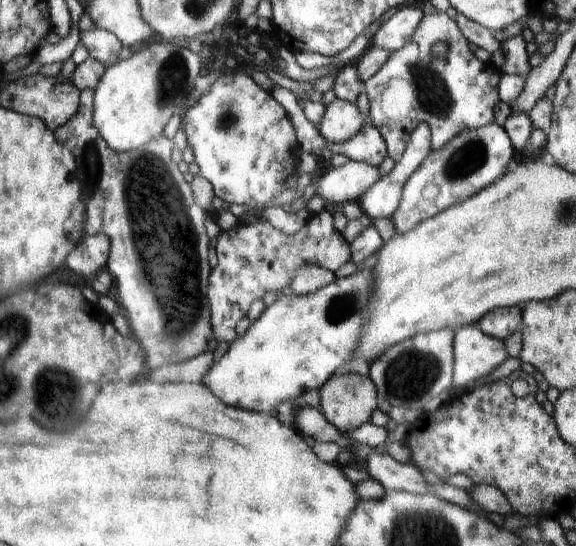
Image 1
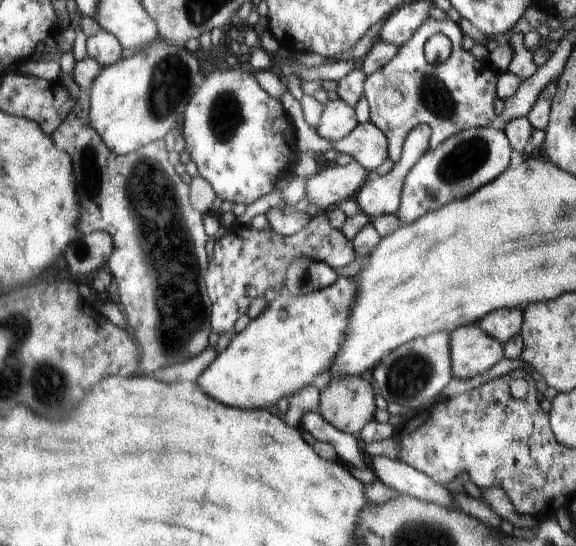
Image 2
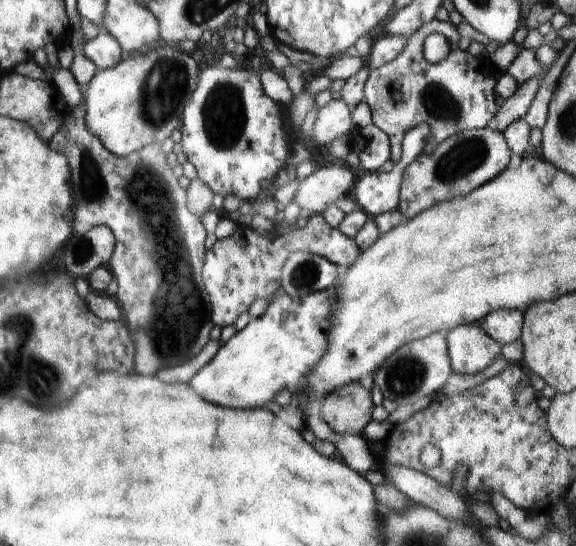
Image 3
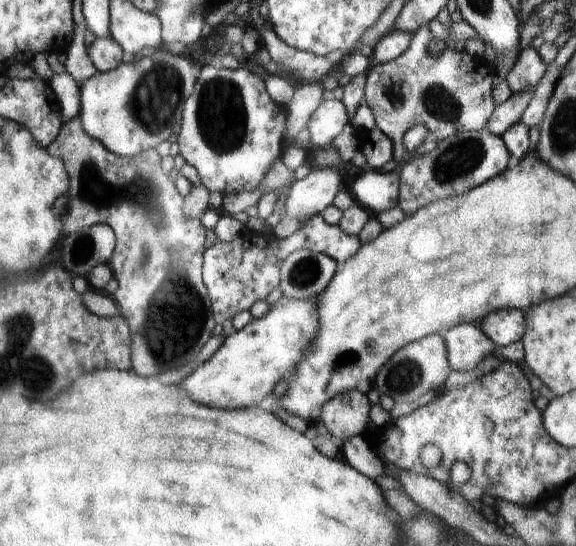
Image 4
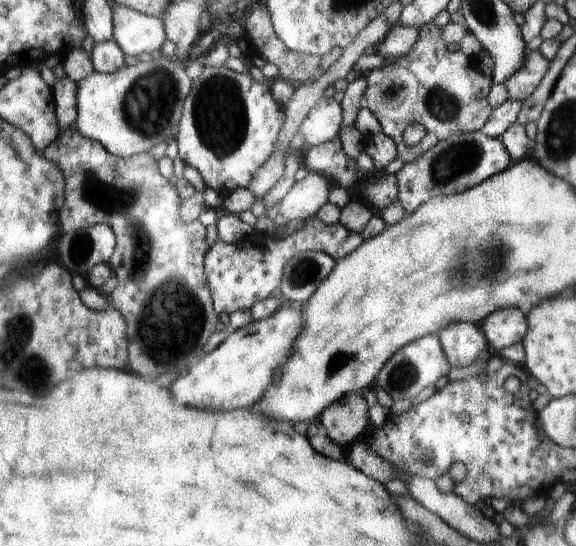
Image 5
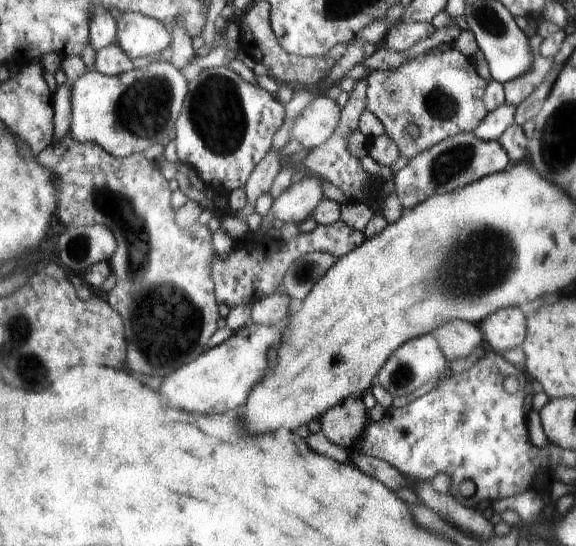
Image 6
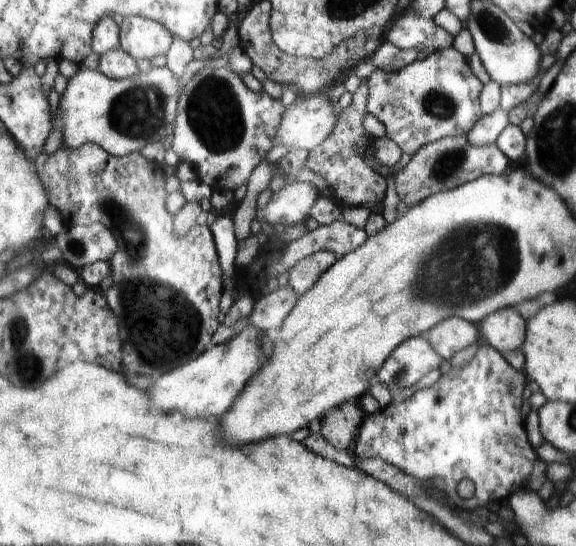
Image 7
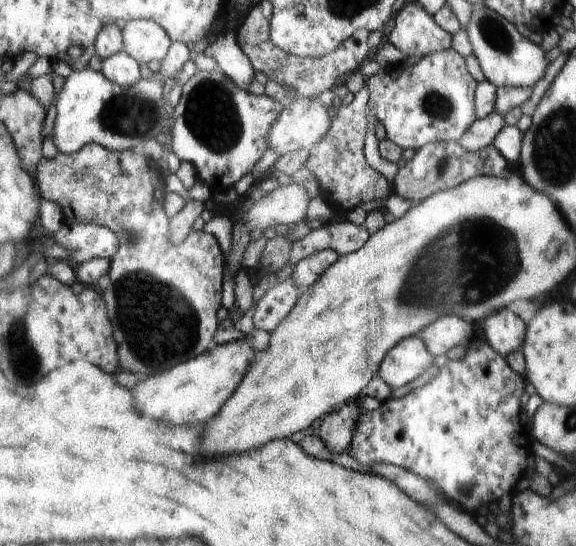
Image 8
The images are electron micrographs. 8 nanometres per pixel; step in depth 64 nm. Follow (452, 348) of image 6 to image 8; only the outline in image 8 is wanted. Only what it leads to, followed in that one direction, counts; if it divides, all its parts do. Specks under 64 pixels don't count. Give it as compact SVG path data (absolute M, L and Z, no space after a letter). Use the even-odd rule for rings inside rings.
M446 315L428 324L417 337L432 356L441 356L456 346L464 346L475 337L472 323L456 315Z

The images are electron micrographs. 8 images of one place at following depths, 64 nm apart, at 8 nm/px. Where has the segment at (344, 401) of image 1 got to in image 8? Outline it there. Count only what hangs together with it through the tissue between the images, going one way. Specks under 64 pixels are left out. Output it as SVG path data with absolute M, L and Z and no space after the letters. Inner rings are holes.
M350 401L323 416L319 436L332 456L350 451L355 426L362 411L359 401Z

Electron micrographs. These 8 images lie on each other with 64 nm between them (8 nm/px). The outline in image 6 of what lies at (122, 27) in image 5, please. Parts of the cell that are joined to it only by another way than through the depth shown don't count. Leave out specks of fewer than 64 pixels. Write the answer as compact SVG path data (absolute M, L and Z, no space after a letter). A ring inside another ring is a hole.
M121 13L117 22L117 43L131 59L160 58L171 46L171 32L154 18L137 13Z

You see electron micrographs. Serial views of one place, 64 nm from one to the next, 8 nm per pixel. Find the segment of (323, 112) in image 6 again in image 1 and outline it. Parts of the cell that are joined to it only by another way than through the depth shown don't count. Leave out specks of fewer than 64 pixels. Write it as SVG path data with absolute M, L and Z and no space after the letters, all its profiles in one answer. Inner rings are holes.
M335 99L325 106L324 116L318 126L321 136L328 142L338 144L348 142L364 126L366 118L358 110L357 104L350 104L342 99Z

